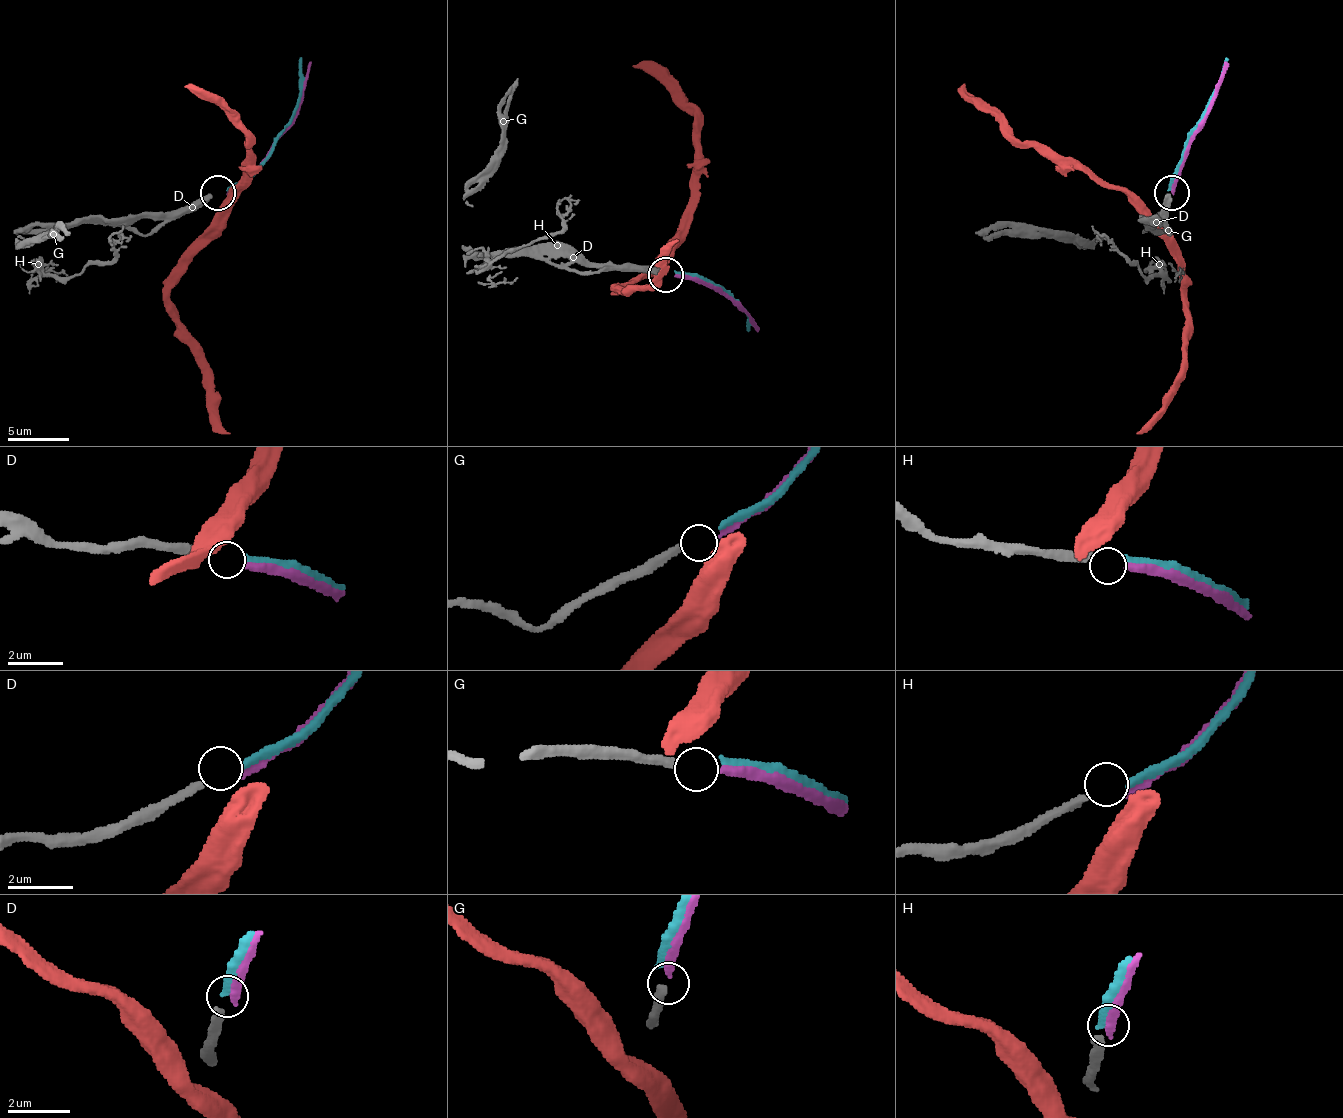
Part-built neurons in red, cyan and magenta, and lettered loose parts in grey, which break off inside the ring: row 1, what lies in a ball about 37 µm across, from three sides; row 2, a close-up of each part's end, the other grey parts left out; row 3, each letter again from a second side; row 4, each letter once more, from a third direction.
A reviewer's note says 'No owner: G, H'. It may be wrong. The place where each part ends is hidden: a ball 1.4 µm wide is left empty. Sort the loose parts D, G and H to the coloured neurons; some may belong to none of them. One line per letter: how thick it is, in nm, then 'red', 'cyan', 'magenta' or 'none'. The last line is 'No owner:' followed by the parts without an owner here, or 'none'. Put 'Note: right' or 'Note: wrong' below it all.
D: 240 nm | cyan
G: 280 nm | magenta
H: 280 nm | none
No owner: H
Note: wrong

